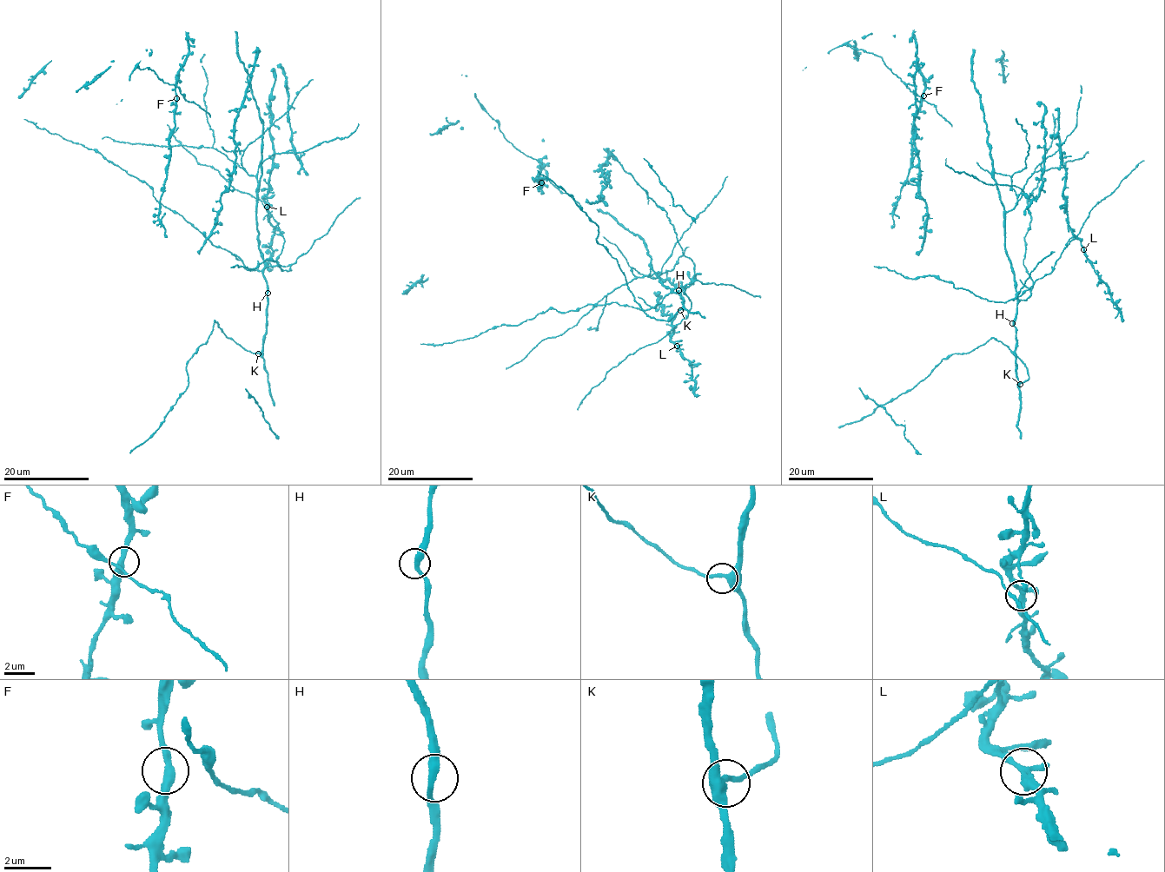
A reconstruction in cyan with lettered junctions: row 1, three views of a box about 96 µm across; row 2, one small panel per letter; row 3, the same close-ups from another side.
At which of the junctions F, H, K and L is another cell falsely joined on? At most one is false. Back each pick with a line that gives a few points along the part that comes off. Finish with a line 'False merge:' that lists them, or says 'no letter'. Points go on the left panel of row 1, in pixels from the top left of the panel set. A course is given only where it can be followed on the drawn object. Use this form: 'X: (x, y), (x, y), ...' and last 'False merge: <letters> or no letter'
False merge: no letter

